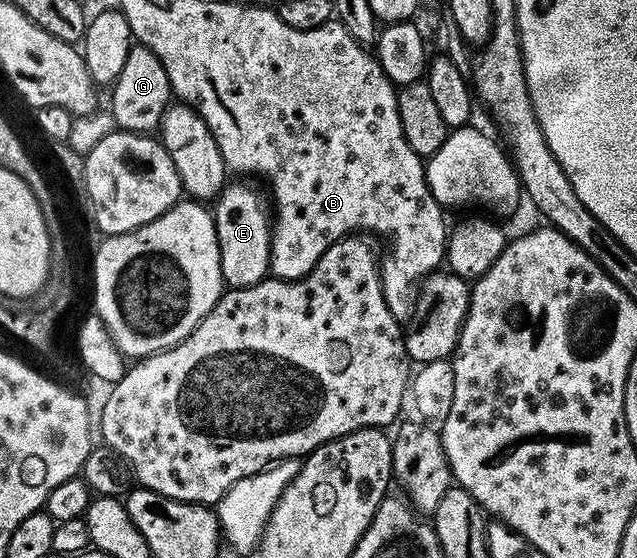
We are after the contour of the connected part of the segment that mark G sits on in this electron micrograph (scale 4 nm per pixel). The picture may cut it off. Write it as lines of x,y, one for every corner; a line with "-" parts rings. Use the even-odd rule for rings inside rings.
139,42
131,46
124,69
120,69
120,77
116,77
109,91
110,115
118,122
115,124
123,131
135,131
137,135
157,132
167,107
172,103
168,73
160,57

